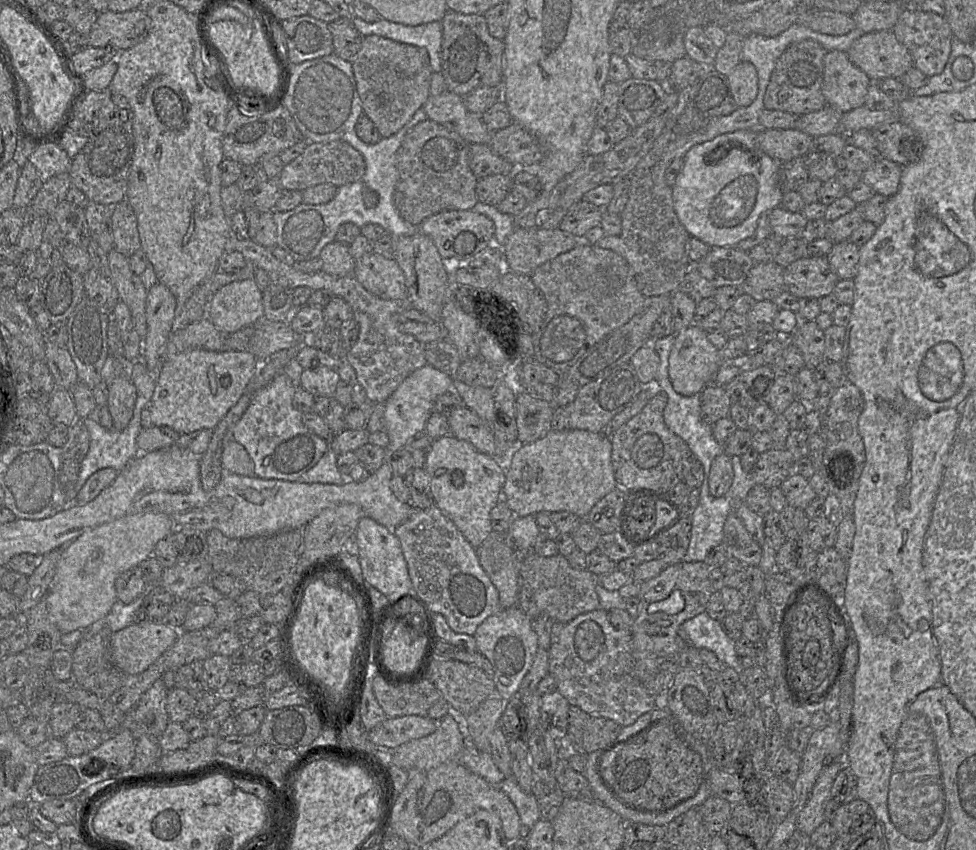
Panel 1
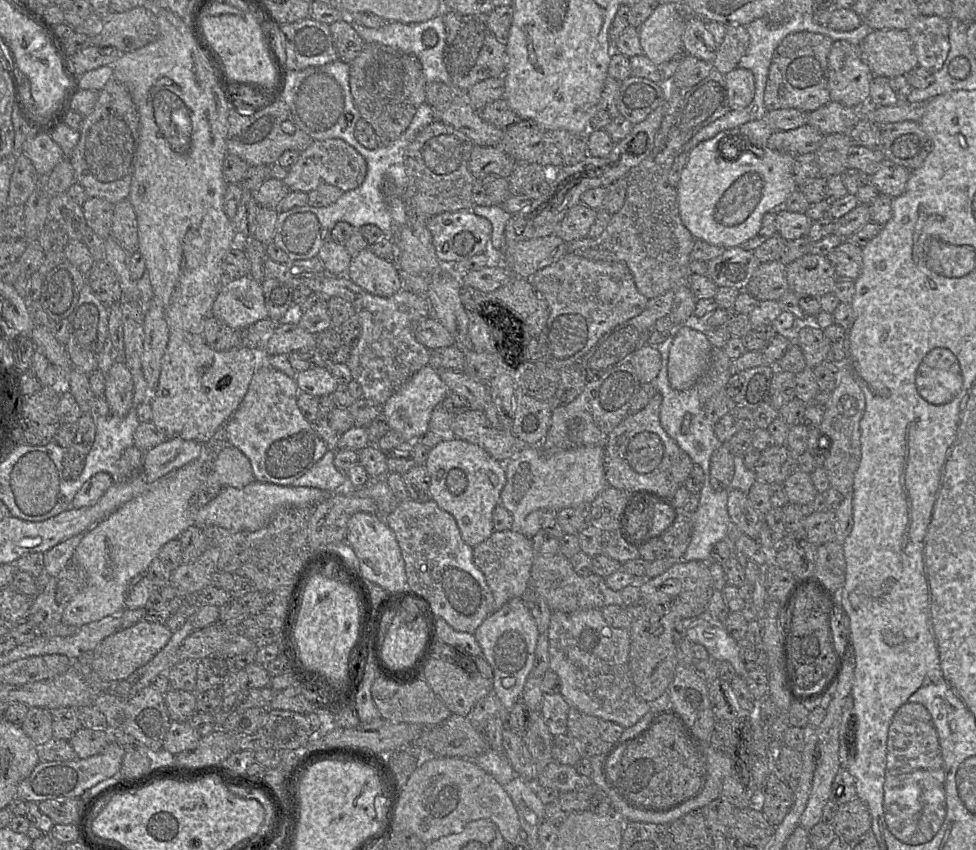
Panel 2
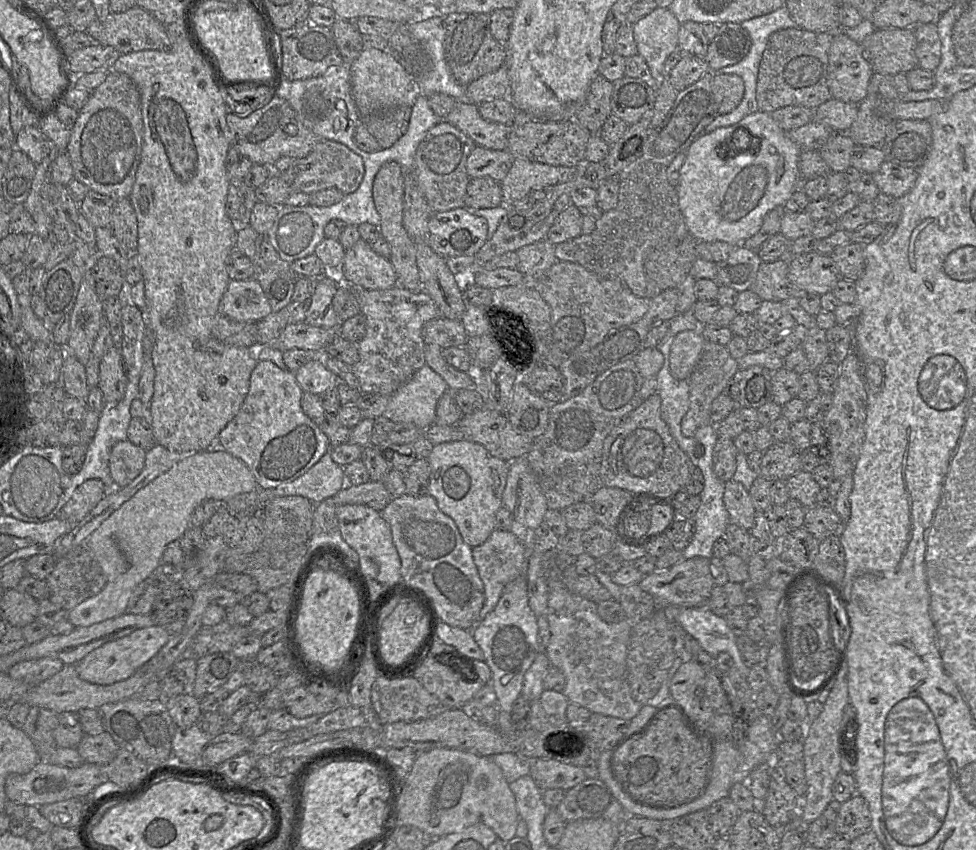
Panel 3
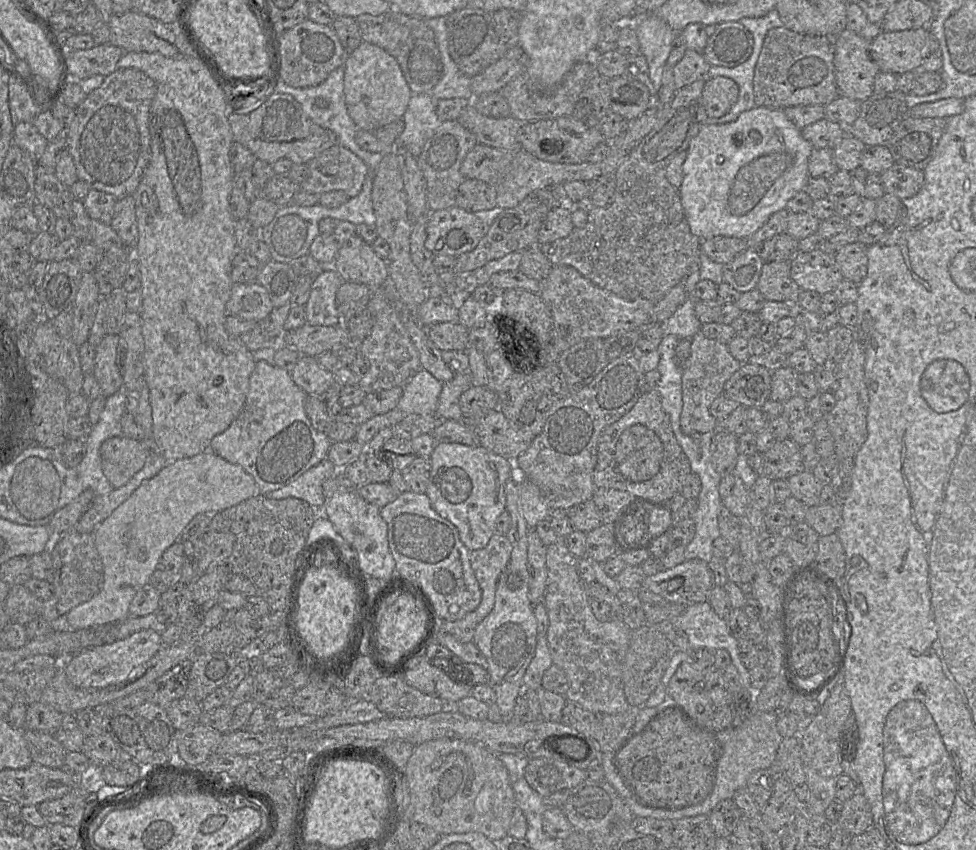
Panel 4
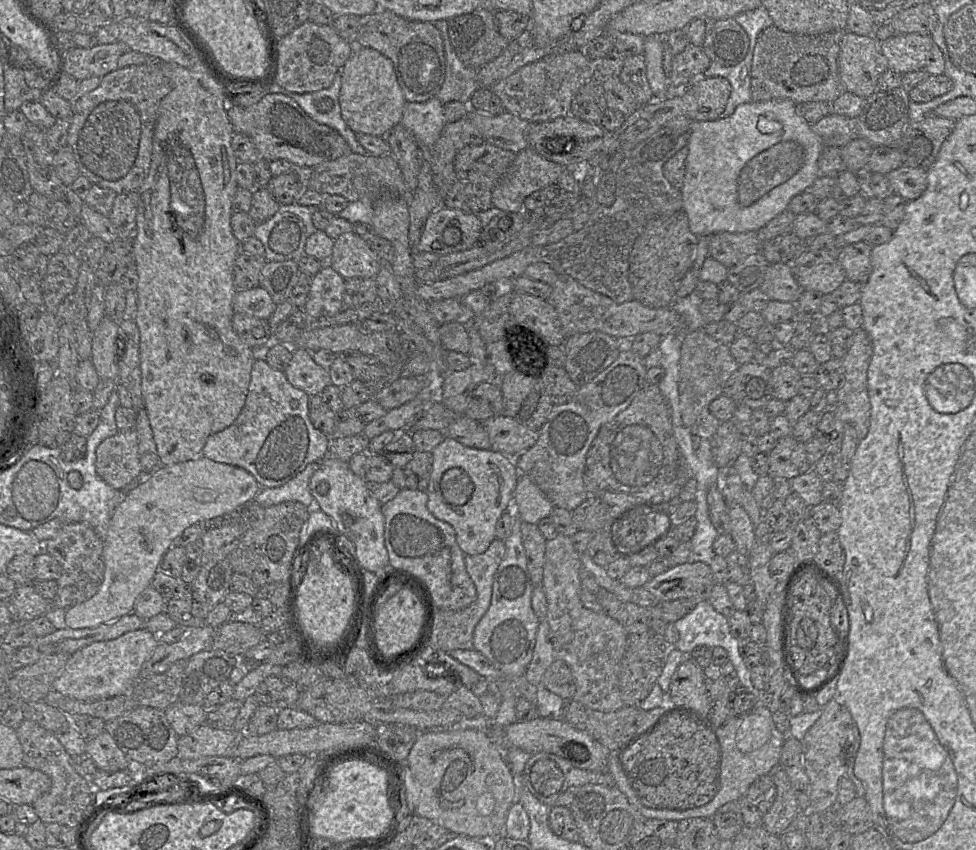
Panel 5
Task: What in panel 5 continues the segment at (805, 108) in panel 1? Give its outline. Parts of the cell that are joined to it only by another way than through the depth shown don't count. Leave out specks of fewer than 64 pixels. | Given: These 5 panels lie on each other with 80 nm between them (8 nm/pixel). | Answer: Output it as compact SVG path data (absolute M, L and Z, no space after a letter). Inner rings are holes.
M776 26L764 29L754 47L751 98L754 102L789 99L794 103L833 103L845 90L839 72L840 43L847 29L819 35L795 34Z

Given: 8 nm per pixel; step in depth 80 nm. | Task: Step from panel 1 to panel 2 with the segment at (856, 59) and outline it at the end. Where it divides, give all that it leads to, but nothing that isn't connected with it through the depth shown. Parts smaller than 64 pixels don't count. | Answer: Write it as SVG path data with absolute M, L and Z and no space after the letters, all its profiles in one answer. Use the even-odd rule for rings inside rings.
M872 30L858 45L858 50L873 76L905 76L918 66L907 30Z

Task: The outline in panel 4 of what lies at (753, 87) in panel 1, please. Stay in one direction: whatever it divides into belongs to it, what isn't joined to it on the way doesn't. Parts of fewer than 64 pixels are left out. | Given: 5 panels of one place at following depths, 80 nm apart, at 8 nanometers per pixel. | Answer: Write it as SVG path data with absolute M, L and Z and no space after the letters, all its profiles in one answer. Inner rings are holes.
M716 76L706 78L702 91L703 106L709 118L726 115L737 102L739 86L731 78Z

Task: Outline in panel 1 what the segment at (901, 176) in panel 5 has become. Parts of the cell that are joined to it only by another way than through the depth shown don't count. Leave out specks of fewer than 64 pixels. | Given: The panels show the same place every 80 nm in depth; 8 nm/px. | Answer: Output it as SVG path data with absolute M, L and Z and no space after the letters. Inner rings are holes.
M876 158L870 168L861 174L861 180L875 193L892 197L899 190L903 167L886 158Z

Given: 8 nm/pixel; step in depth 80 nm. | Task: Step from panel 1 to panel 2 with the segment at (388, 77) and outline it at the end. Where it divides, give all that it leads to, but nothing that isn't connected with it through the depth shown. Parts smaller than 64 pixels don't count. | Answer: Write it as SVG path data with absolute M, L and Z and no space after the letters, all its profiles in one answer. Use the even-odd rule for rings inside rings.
M366 44L350 65L350 89L361 118L375 131L379 143L387 145L408 128L419 106L426 102L427 81L413 55L393 53L384 46Z

